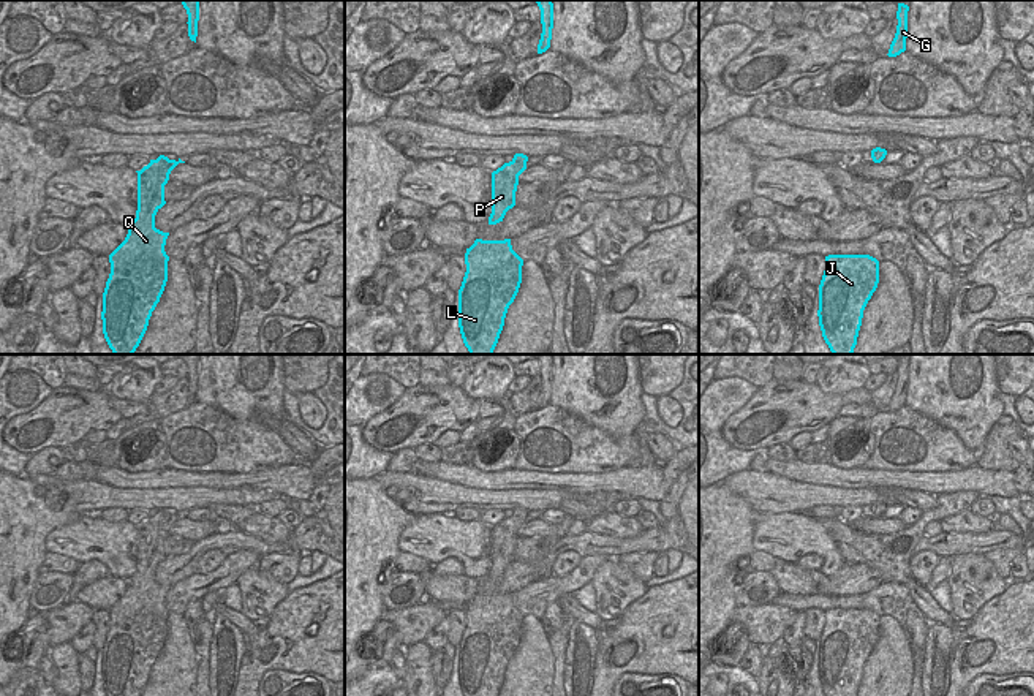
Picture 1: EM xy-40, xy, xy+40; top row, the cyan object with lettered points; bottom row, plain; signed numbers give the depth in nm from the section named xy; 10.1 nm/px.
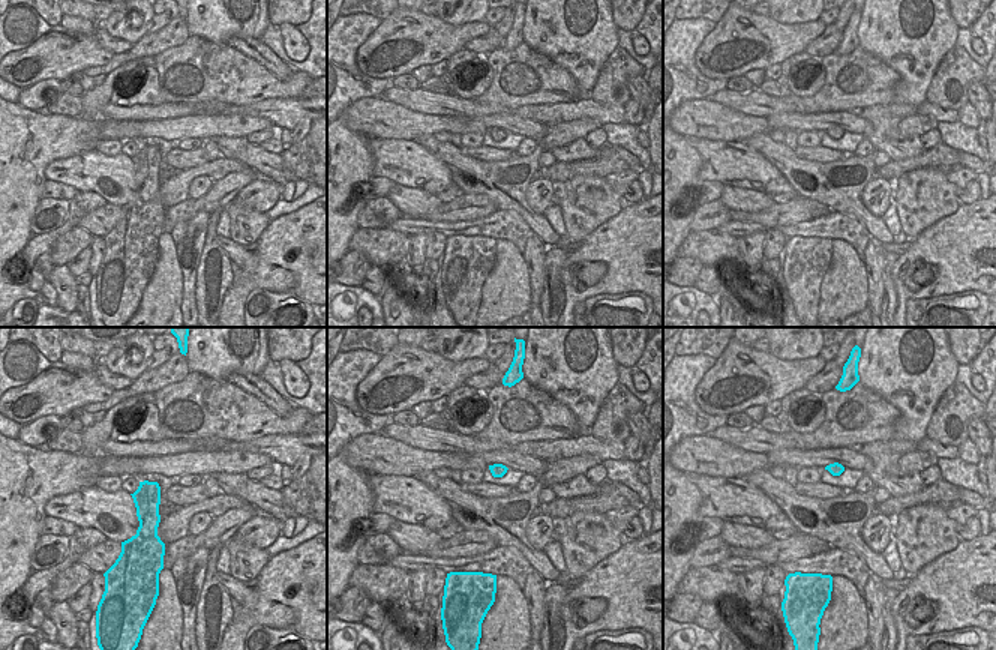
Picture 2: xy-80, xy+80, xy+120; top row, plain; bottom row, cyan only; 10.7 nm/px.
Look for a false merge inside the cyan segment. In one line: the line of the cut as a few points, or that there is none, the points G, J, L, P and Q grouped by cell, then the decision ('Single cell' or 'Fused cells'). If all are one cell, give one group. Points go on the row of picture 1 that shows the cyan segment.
Split along xy+40 (871, 154), (879, 162). Groups: G / J L P Q. Fused cells.

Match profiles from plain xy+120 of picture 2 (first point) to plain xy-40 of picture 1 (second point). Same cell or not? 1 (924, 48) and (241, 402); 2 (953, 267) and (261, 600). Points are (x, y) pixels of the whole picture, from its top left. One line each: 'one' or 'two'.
1: one
2: two

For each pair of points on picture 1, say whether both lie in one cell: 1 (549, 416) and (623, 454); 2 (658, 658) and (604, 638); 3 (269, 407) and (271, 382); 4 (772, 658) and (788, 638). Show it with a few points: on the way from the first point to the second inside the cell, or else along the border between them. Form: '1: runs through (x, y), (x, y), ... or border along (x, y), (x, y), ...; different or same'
1: runs through (568, 435), (581, 448), (604, 454); same
2: runs through (645, 646), (634, 635), (617, 636); same
3: runs through (269, 400), (269, 388); same
4: border along (780, 639), (789, 647); different

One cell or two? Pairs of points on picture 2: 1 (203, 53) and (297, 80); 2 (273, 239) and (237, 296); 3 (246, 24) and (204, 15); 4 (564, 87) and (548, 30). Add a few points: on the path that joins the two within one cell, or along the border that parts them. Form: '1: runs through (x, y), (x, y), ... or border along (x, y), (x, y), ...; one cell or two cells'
1: runs through (227, 75), (248, 83), (273, 86); one cell
2: runs through (273, 252), (273, 258), (249, 282); one cell
3: runs through (236, 21), (228, 15), (215, 15); one cell
4: border along (528, 45), (561, 66), (575, 80), (579, 93); two cells

